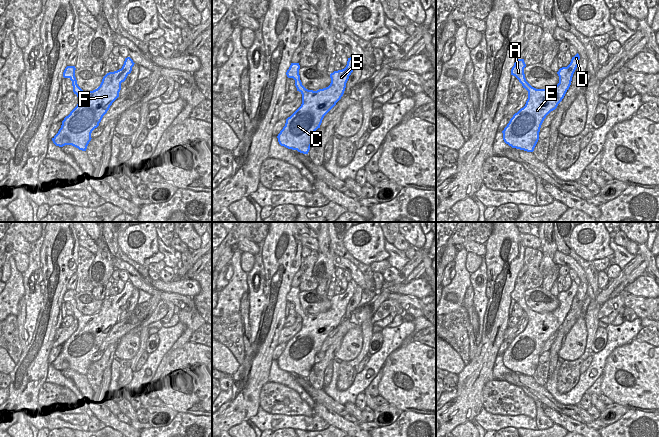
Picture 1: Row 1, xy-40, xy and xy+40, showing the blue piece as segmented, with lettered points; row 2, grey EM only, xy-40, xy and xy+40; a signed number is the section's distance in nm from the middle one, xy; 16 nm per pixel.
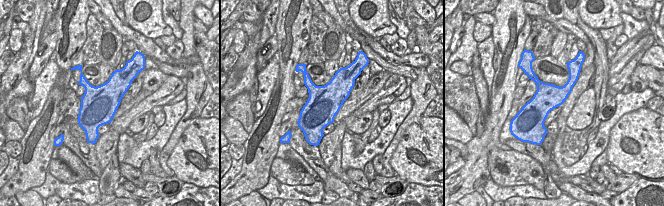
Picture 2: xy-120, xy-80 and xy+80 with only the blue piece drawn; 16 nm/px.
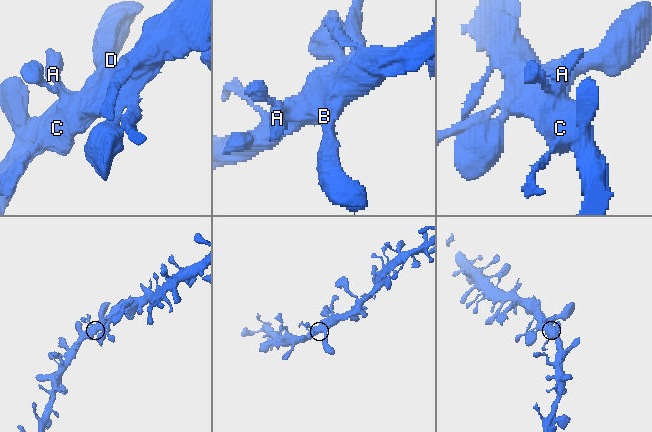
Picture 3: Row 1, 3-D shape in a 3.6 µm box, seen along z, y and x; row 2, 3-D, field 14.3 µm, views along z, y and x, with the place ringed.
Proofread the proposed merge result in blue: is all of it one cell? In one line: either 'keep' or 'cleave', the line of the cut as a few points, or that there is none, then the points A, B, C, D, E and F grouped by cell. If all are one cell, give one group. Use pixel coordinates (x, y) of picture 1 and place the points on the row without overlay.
keep | no cut | A B C D E F

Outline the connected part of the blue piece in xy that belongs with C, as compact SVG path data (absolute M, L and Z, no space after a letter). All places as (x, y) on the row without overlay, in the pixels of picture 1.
M353 280L348 282L344 293L330 298L330 309L317 315L308 314L302 309L299 287L291 287L286 299L295 304L297 315L302 318L302 328L286 343L285 350L278 358L277 362L281 370L308 378L315 364L315 355L320 352L324 340L343 320L356 286Z

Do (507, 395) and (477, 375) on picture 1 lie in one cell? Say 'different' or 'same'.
different

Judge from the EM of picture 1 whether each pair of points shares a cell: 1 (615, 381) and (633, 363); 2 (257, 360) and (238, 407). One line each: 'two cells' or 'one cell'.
1: one cell
2: one cell

